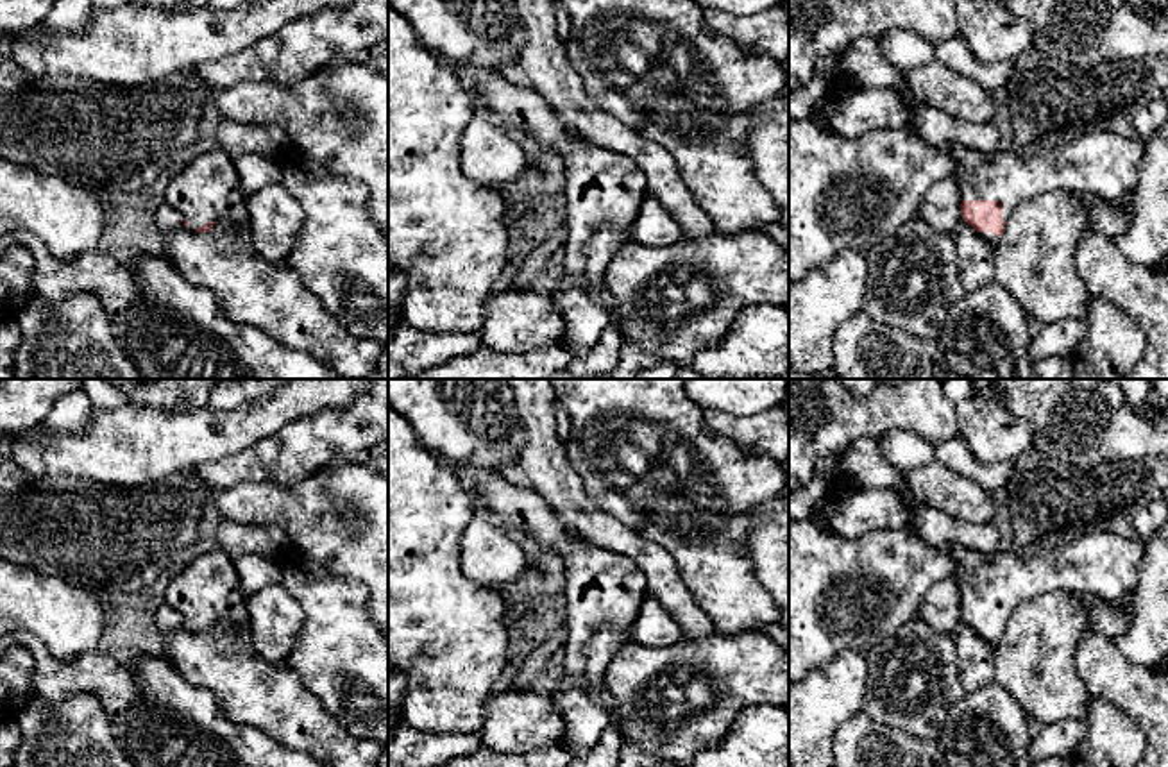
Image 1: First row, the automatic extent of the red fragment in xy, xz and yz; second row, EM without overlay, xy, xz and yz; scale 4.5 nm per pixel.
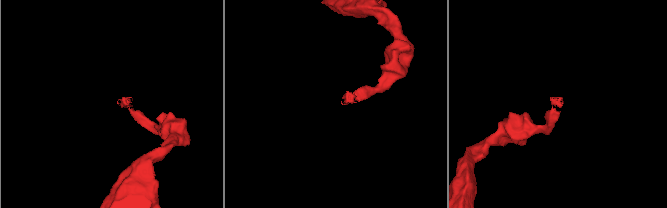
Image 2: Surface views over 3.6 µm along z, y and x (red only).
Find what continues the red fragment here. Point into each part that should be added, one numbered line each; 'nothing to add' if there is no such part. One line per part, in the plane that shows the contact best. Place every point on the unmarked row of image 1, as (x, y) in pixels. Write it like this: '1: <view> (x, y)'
1: yz (1100, 564)

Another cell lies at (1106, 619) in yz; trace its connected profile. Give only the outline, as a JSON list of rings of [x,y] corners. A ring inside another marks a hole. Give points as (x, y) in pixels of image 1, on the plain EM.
[[[1077,594],[1088,608],[1091,631],[1116,644],[1129,629],[1132,611],[1114,606],[1114,601],[1105,601],[1091,594]]]

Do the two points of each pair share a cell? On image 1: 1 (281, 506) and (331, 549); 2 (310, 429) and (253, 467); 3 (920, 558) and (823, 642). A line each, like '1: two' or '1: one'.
1: one
2: one
3: one

